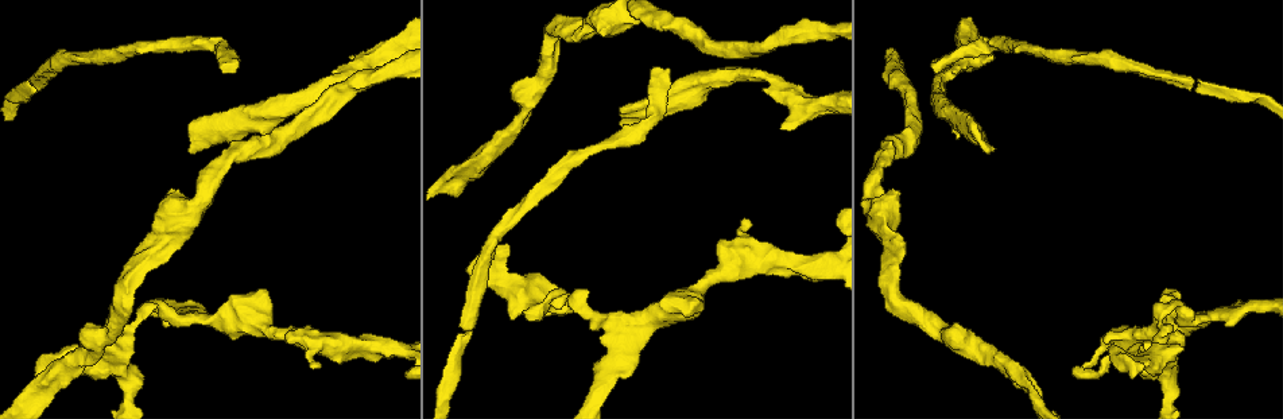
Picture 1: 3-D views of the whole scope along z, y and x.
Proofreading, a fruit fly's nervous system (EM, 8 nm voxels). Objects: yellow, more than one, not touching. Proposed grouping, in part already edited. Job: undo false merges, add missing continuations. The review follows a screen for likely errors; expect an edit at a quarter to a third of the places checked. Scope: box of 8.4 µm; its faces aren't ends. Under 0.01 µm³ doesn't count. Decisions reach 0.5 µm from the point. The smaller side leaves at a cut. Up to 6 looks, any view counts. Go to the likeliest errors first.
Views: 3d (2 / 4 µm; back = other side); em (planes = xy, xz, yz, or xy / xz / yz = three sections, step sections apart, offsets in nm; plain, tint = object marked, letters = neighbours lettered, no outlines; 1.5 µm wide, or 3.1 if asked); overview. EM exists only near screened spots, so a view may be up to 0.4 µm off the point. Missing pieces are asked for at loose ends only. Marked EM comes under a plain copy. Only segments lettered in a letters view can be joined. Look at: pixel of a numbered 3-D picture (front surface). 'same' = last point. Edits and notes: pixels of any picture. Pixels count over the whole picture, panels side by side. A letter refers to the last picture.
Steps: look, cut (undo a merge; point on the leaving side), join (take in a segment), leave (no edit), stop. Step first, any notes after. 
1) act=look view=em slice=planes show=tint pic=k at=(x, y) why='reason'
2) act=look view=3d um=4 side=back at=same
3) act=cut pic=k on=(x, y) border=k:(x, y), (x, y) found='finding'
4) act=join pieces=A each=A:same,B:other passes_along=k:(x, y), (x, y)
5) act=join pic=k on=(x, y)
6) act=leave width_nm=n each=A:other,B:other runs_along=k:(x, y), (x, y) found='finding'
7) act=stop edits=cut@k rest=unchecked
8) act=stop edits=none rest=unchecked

act=look view=3d um=4 pic=1 at=(572, 296) why='sharp bend'

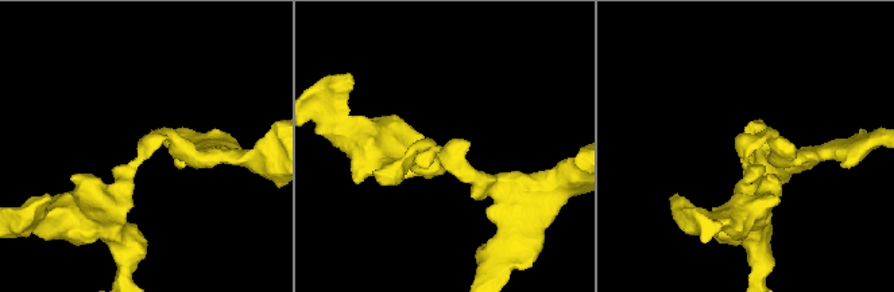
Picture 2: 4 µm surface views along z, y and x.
act=look view=em slice=planes show=letters pic=2 at=(442, 151) arm_widths_nm=190,220 why='now the EM'

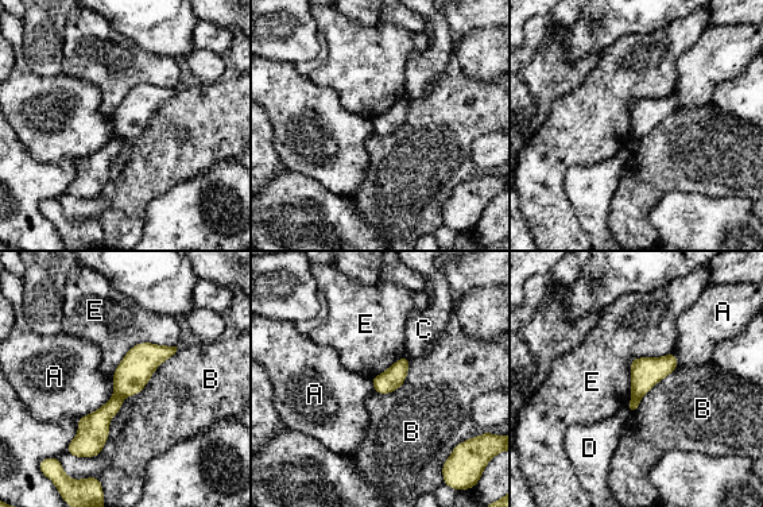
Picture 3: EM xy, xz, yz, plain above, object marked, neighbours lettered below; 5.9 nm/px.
act=cut pic=3 on=(95, 428) width_nm=140 each=A:other,B:other,C:other,D:other,E:other border=3:(115, 393), (121, 398) found='two neurons meet here'

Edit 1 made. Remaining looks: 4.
act=look view=overview

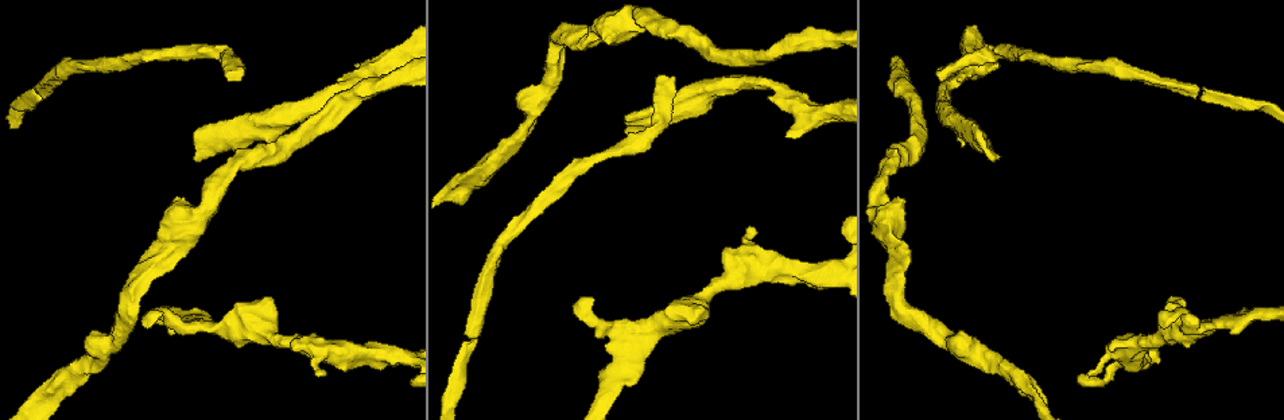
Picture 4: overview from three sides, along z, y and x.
act=look view=em slice=planes show=letters pic=4 at=(1089, 375) why='branch stops here'

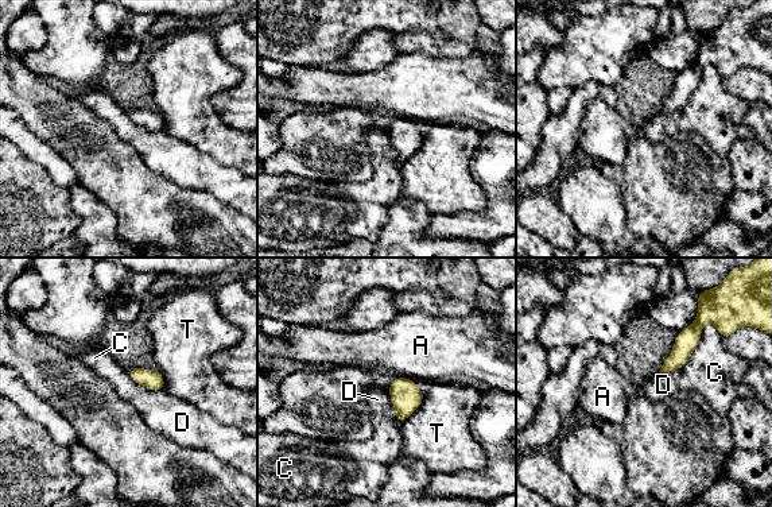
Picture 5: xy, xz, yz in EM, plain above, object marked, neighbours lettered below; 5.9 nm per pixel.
act=leave each=A:other,C:other,D:other,T:other found='no lettered segment goes on from it'

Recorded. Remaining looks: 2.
act=stop edits=cut@3 rest=unchecked

